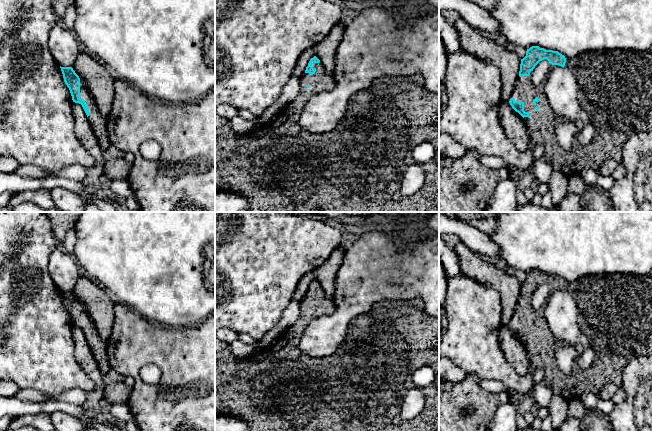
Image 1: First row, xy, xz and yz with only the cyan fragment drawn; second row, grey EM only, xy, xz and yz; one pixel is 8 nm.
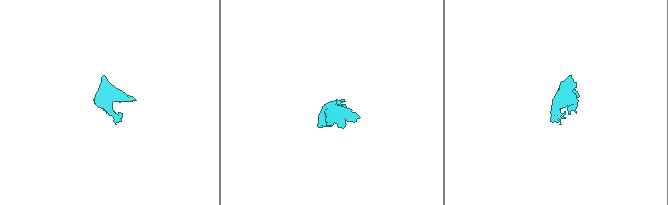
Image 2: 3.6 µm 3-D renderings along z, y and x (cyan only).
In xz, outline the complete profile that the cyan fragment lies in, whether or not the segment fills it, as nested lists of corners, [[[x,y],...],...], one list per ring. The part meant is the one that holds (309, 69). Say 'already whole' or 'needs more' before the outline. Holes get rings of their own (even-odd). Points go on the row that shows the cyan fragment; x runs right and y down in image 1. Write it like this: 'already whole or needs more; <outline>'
needs more; [[[310,59],[305,73],[300,78],[301,90],[297,97],[282,111],[281,115],[298,119],[304,105],[316,94],[330,91],[335,87],[333,76],[329,75],[320,60]]]

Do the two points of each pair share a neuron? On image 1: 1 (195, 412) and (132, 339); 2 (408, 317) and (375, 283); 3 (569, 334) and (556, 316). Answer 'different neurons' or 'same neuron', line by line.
1: same neuron
2: different neurons
3: same neuron

